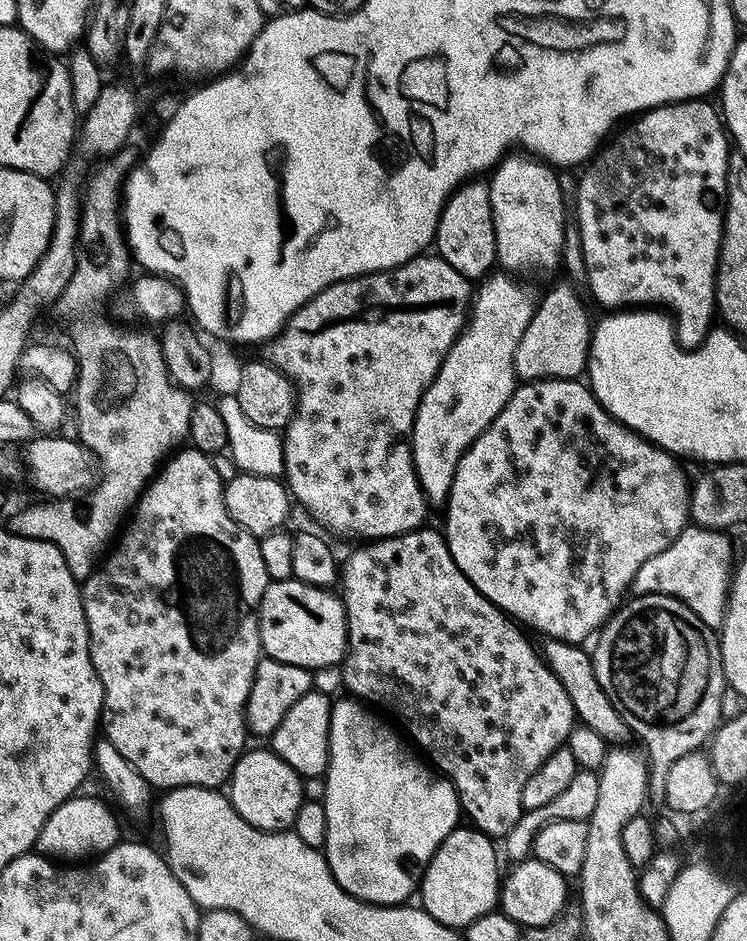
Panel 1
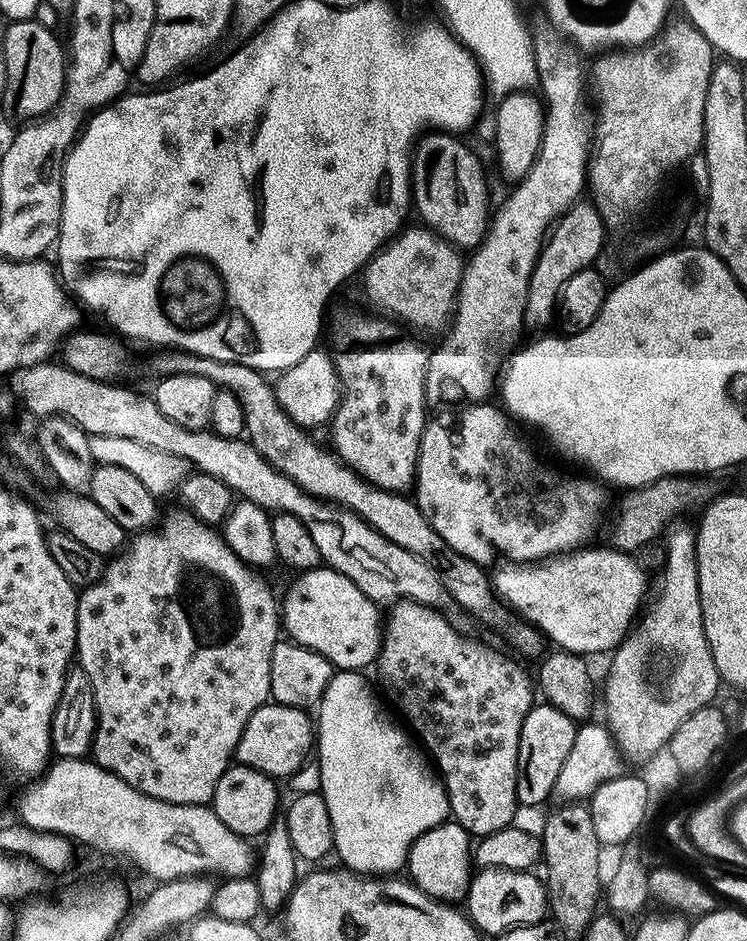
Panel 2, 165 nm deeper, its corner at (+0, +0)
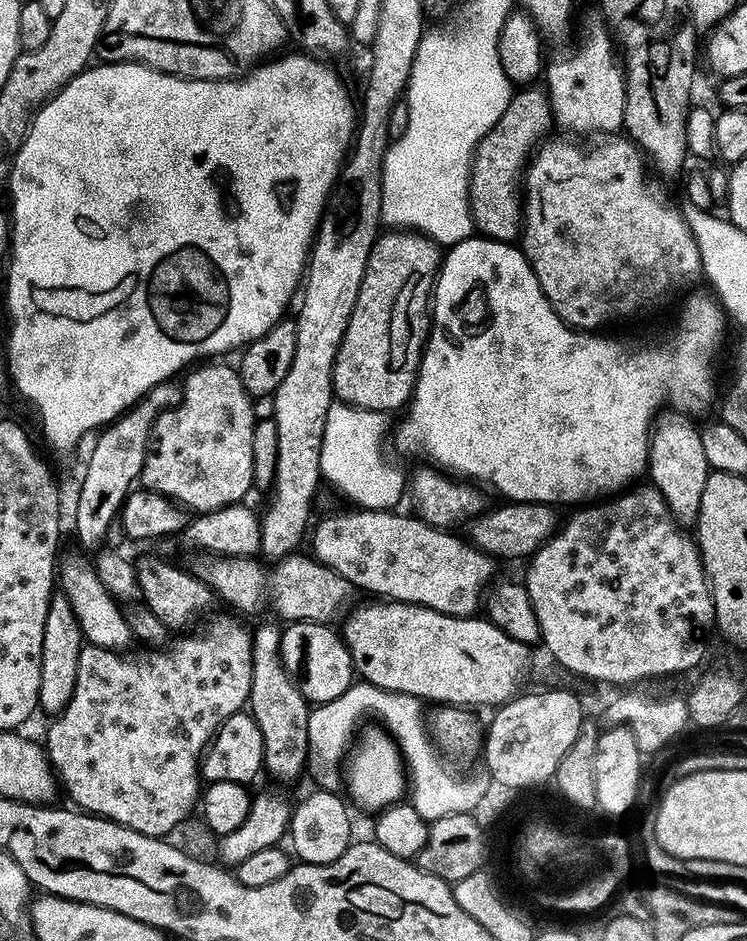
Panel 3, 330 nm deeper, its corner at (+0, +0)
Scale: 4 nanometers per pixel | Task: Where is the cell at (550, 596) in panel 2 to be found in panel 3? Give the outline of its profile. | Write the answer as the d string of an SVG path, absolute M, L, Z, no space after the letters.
M351 510L328 516L311 533L315 559L330 570L342 574L353 589L373 592L373 597L387 598L402 604L421 604L442 614L470 616L481 607L482 597L489 587L492 576L493 557L473 546L467 539L459 540L451 531L435 528L434 525L412 516L399 516L399 511L374 512Z

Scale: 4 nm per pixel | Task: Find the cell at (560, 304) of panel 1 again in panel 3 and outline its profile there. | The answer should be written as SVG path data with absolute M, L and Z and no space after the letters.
M603 23L600 24L594 25L577 42L576 49L569 56L553 64L551 61L546 68L546 91L553 121L572 132L585 132L588 136L595 132L616 134L626 124L626 86L622 60L609 29Z

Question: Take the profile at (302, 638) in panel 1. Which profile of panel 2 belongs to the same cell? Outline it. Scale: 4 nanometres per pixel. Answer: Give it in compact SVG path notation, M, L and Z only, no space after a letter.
M327 566L299 573L295 579L288 593L282 596L282 628L287 639L322 654L336 670L364 670L367 664L368 667L375 665L382 639L382 612L376 601L362 594L350 578Z

